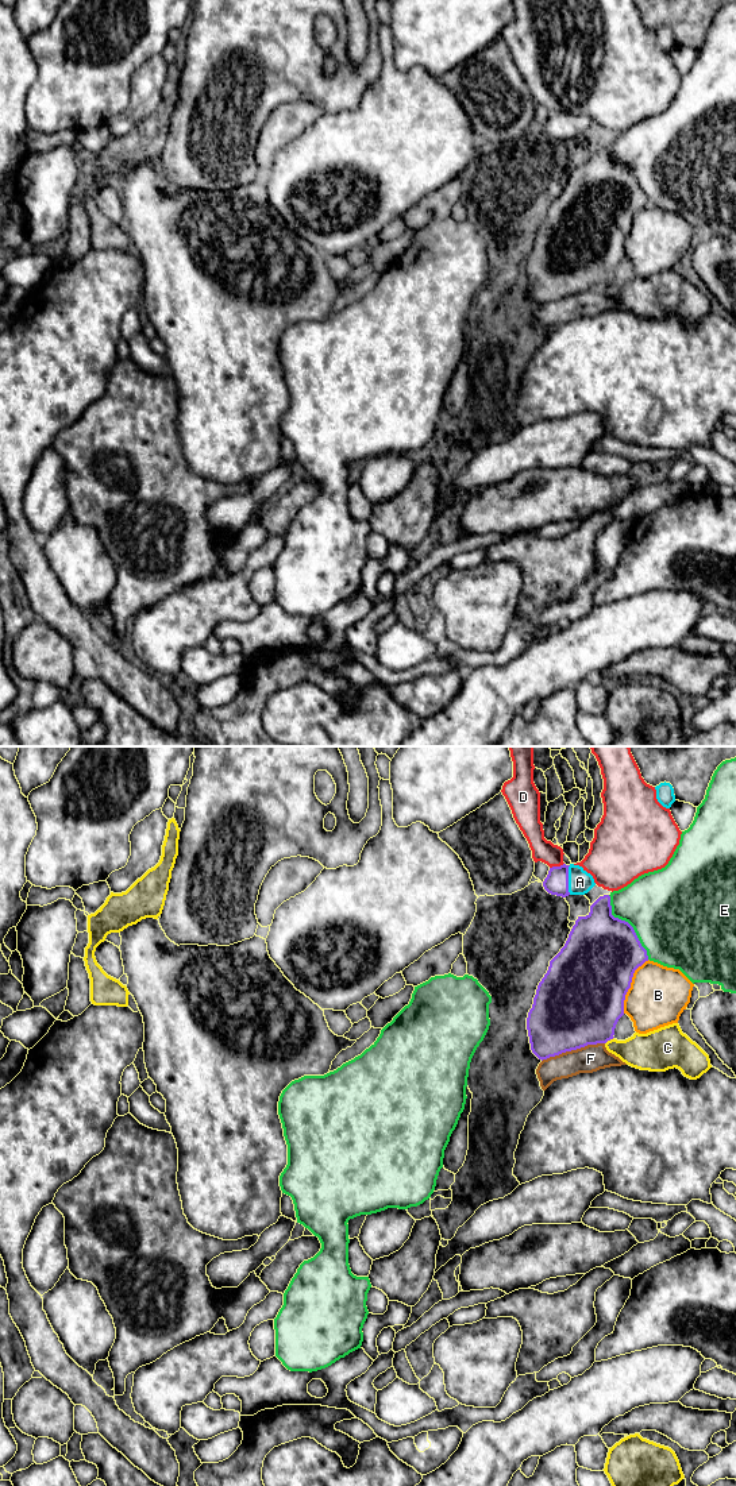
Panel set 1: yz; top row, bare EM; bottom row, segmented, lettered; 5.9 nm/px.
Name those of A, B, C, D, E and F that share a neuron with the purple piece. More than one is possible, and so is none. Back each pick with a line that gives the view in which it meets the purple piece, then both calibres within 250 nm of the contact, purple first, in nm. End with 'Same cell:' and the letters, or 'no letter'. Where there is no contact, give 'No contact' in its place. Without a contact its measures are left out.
A: Touches purple in yz. Thickness 140 nm (purple) against 140 nm
Same cell: A

